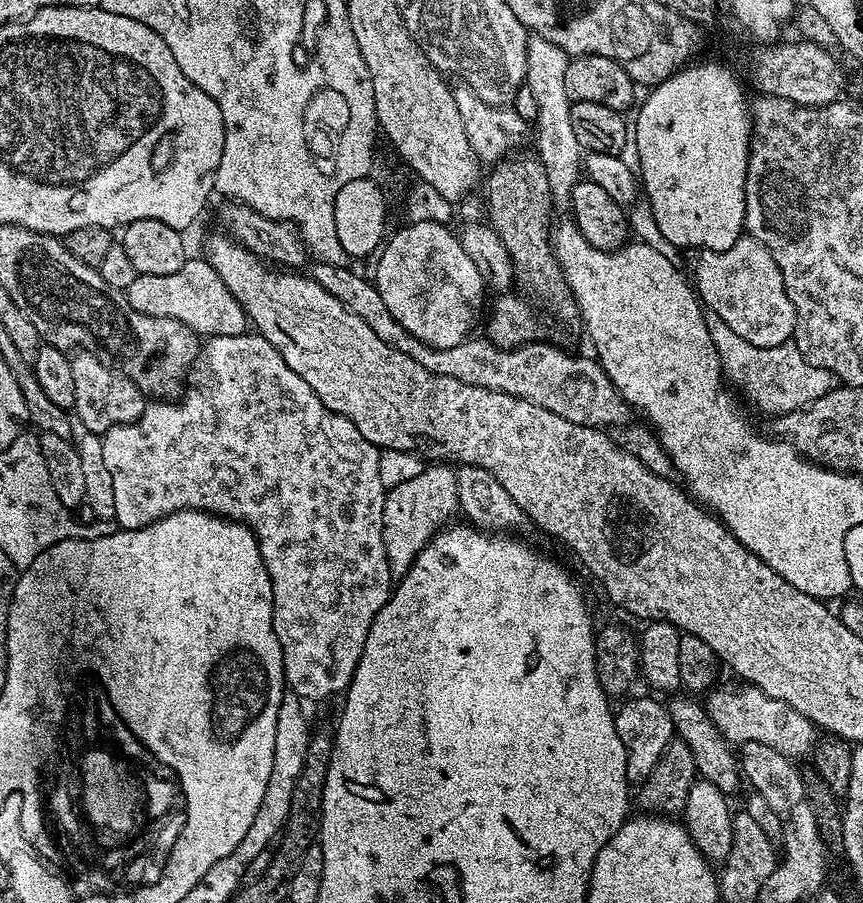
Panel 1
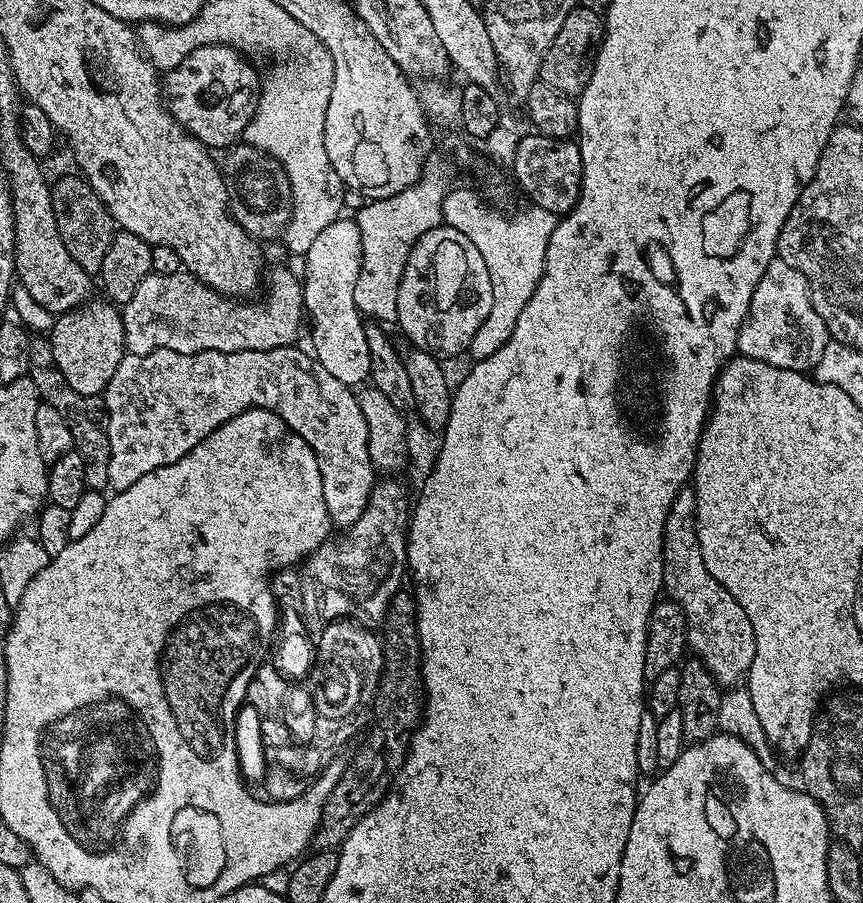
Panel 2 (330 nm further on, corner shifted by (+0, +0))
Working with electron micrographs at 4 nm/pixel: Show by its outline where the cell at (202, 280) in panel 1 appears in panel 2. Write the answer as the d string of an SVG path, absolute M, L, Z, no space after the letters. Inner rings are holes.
M276 268L272 273L267 273L266 288L268 284L268 304L248 304L252 302L237 302L231 296L223 296L220 292L214 291L208 284L203 284L197 276L193 276L187 270L181 270L178 274L166 274L165 276L157 276L155 274L147 276L142 282L142 286L138 286L138 291L134 294L134 298L130 298L130 302L126 302L122 306L122 315L124 317L124 346L131 355L141 356L142 354L150 354L159 348L166 350L178 350L178 354L194 354L195 352L269 352L275 348L290 348L297 343L296 335L300 332L300 323L305 323L306 311L304 309L303 300L303 283L299 275L296 276L288 268Z

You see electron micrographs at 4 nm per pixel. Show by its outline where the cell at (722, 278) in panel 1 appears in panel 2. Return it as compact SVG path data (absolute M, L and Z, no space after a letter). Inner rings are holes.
M772 260L758 286L754 286L754 298L750 298L750 310L738 334L737 353L782 370L808 374L815 369L829 343L828 327L818 318L818 310L814 310L806 278L790 262Z

